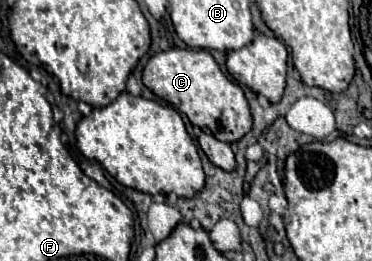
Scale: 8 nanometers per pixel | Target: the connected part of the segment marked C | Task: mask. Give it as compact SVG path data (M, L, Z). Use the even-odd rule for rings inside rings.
M170 48L158 52L144 66L142 80L148 90L184 114L194 126L226 144L238 142L252 130L252 116L242 88L220 70L208 50Z

